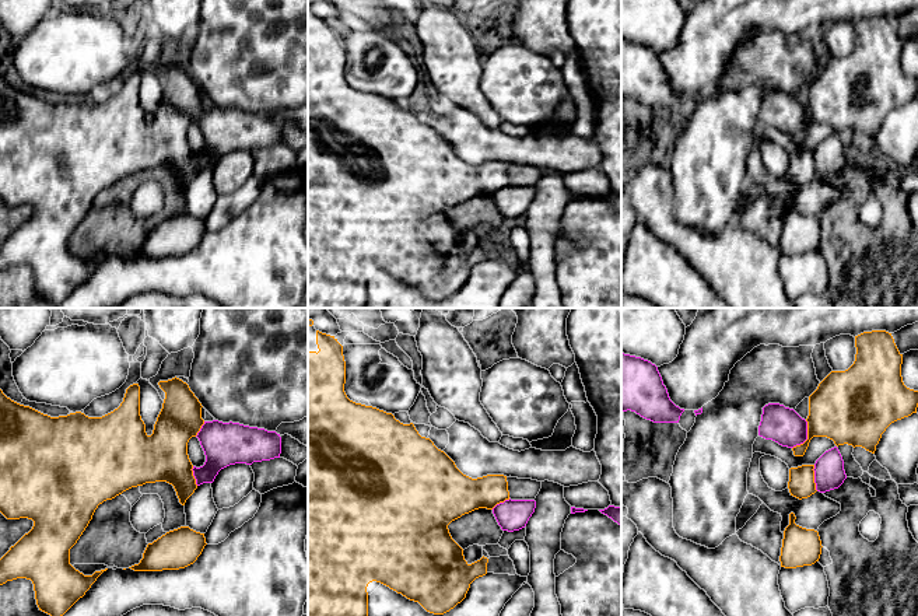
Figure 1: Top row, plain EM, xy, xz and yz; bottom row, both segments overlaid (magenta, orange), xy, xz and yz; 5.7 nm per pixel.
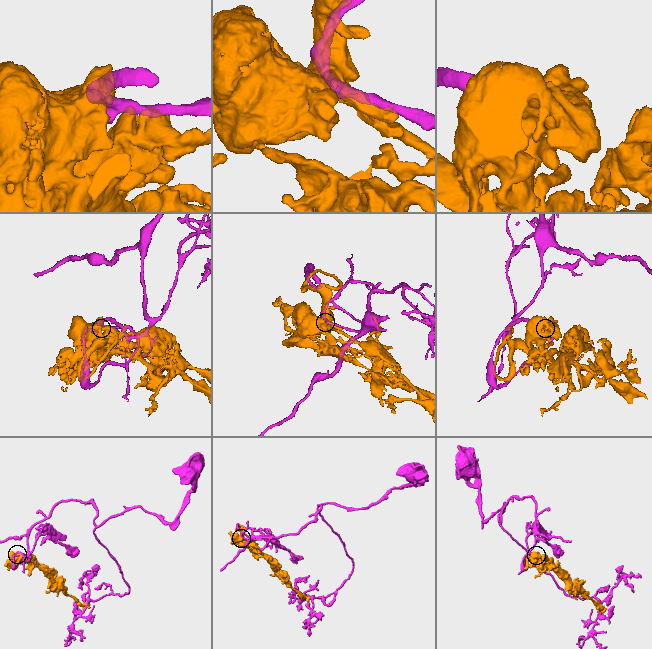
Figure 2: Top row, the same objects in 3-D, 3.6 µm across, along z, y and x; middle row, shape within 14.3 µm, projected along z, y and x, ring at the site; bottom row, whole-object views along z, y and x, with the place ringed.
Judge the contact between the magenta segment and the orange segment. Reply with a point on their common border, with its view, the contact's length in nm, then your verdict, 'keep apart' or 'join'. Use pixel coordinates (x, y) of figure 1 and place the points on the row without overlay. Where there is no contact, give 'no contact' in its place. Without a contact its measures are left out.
meets magenta in yz at (806, 123); contact 190 nm long; join

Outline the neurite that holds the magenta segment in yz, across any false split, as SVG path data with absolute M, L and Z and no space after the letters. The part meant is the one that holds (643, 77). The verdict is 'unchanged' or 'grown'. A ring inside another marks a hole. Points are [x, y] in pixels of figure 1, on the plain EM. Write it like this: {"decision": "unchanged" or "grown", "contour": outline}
{"decision": "unchanged", "contour": "M621 39L621 98L627 97L654 109L679 109L684 98L670 87L655 50Z"}

